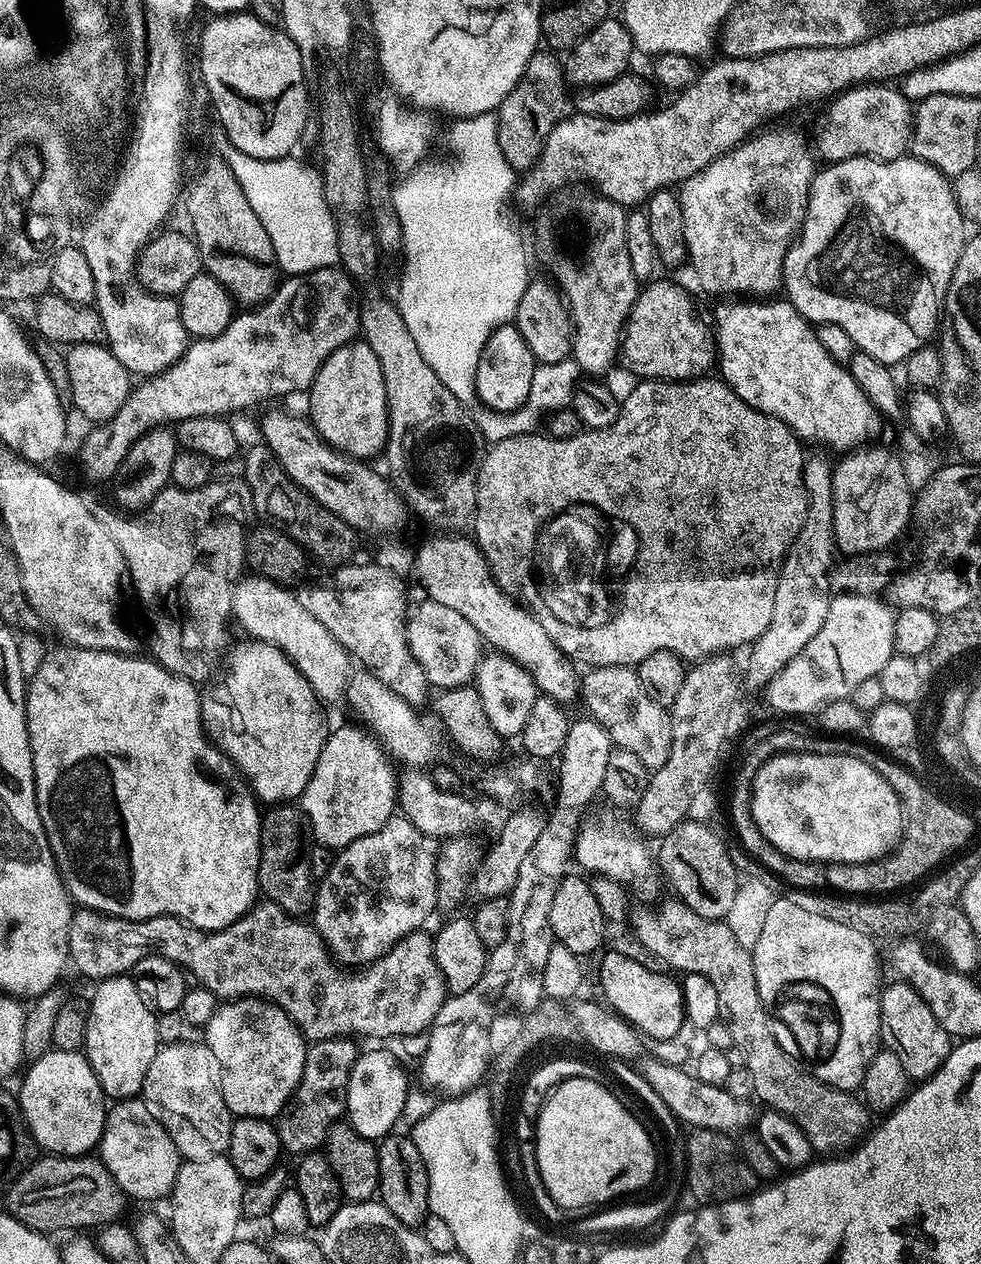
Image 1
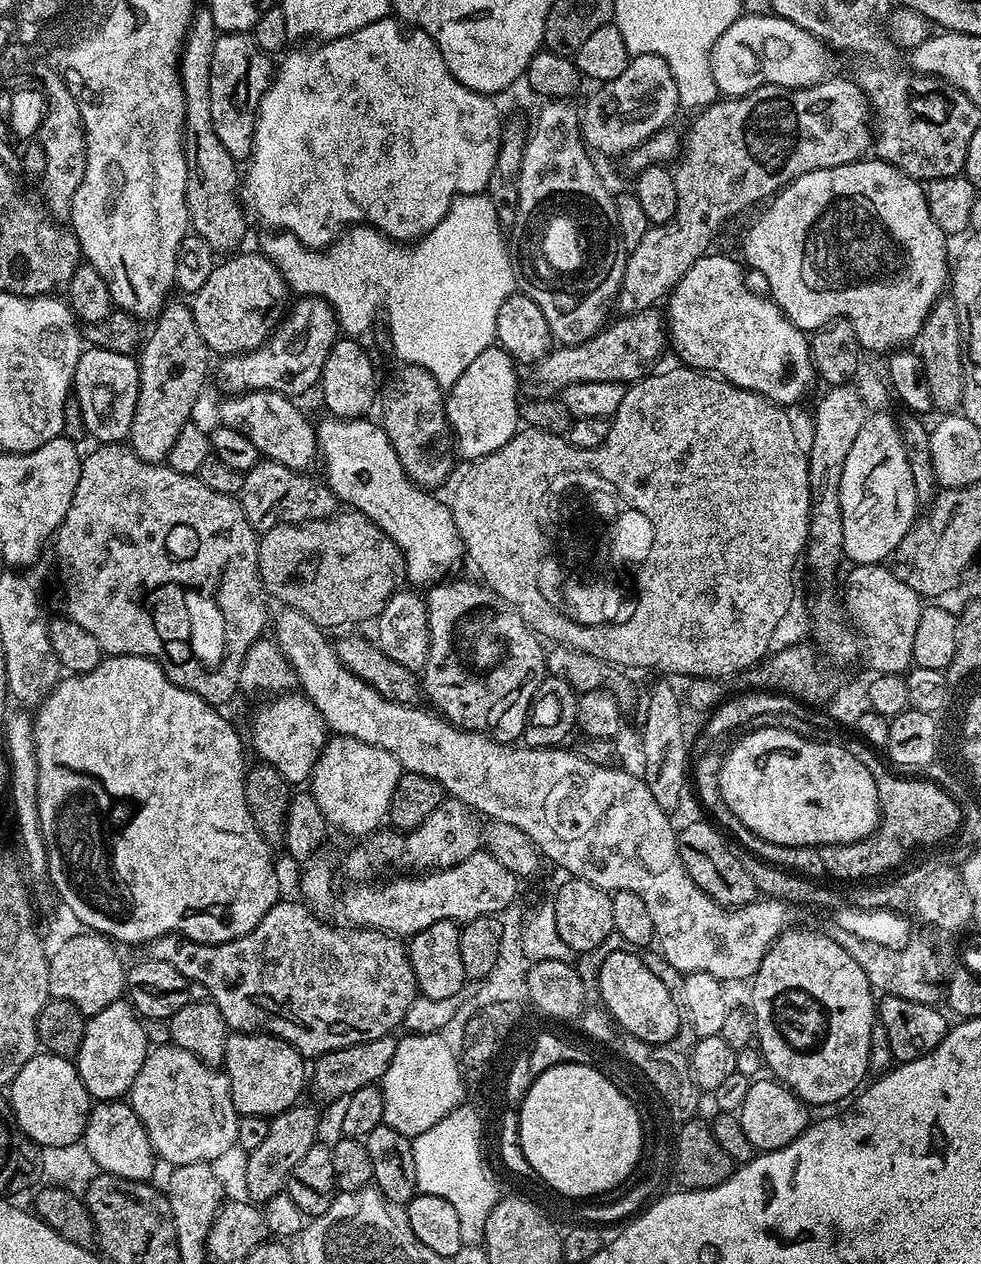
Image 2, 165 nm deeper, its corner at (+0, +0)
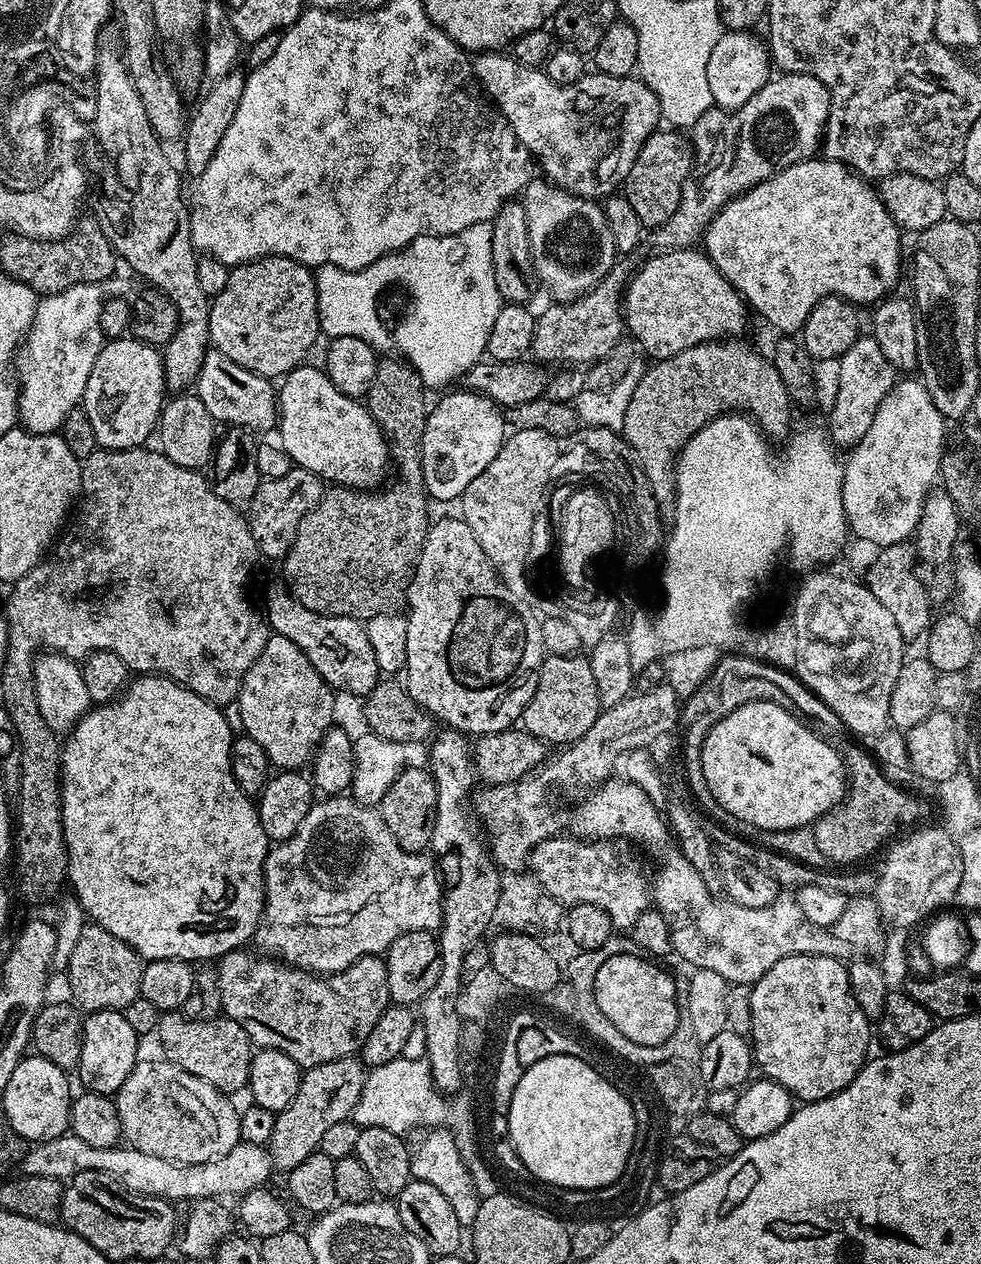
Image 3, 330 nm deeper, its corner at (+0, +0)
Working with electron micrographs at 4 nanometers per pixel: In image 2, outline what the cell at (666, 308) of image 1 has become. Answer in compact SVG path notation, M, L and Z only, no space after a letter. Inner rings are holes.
M647 308L633 316L621 315L620 320L613 319L581 344L553 347L546 358L527 369L528 377L525 375L522 380L523 395L530 400L551 400L559 397L566 386L578 382L610 382L628 386L641 379L640 360L652 360L662 355L664 344L666 348L670 340L665 317L658 313L656 308Z

